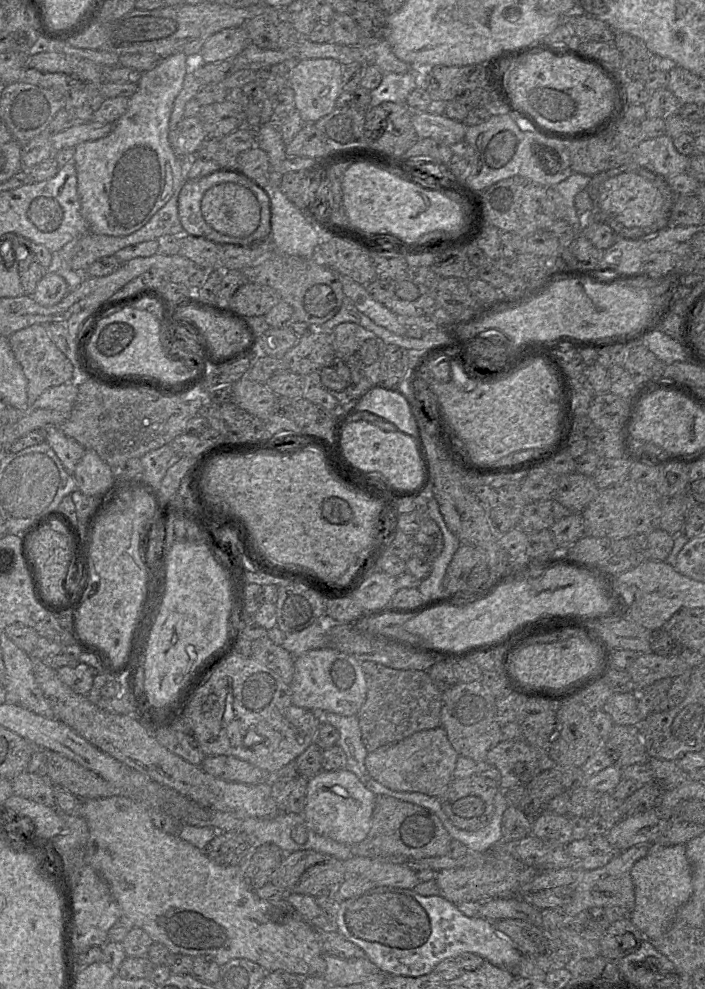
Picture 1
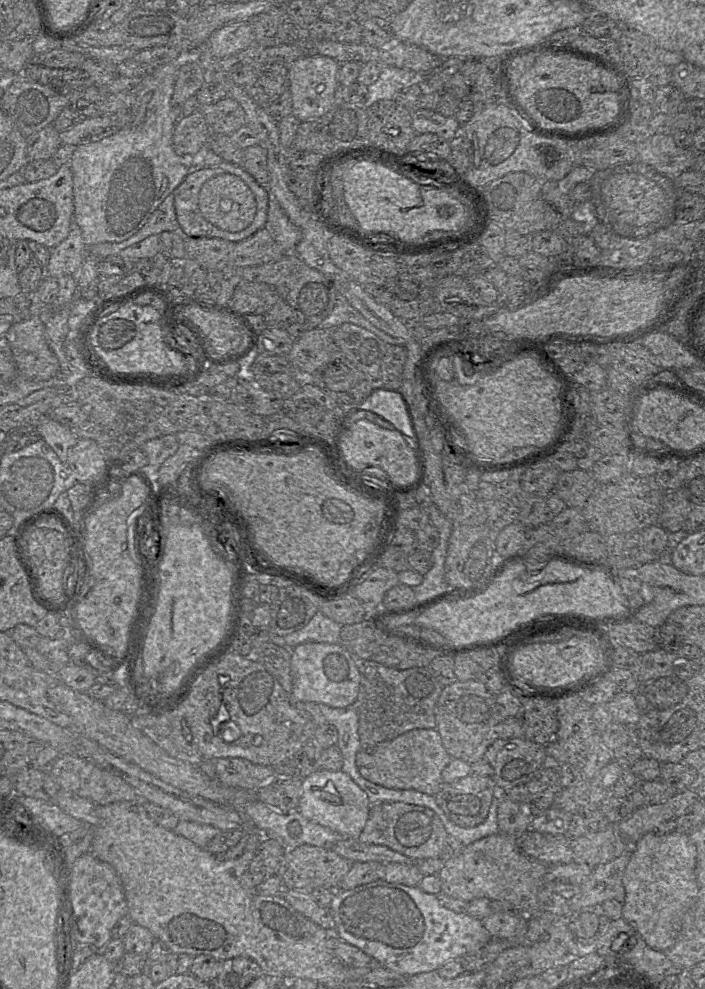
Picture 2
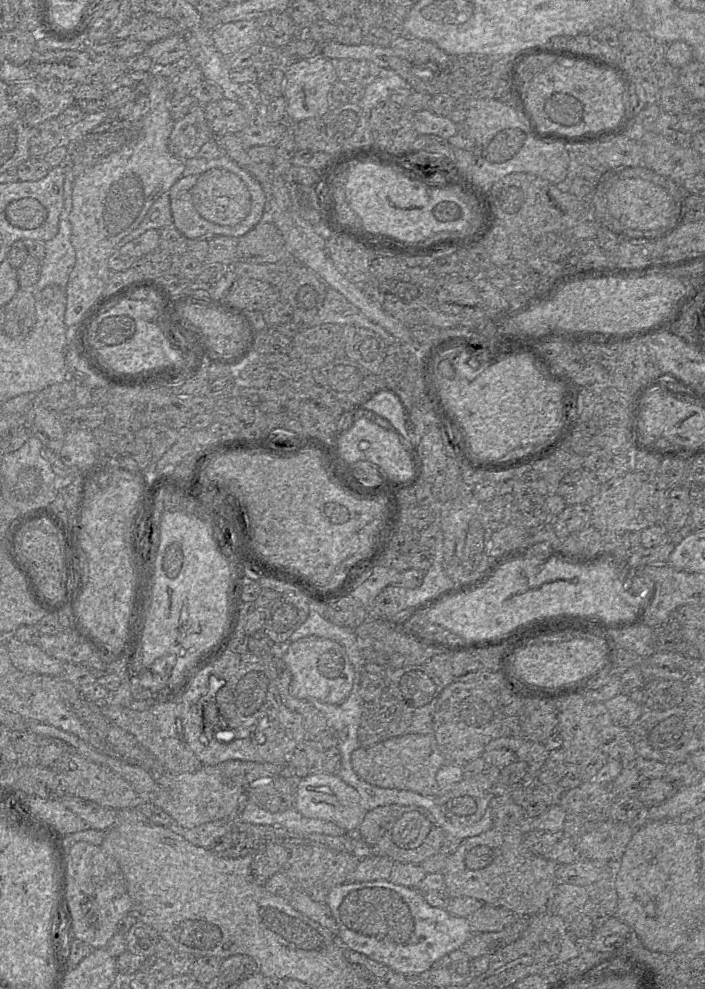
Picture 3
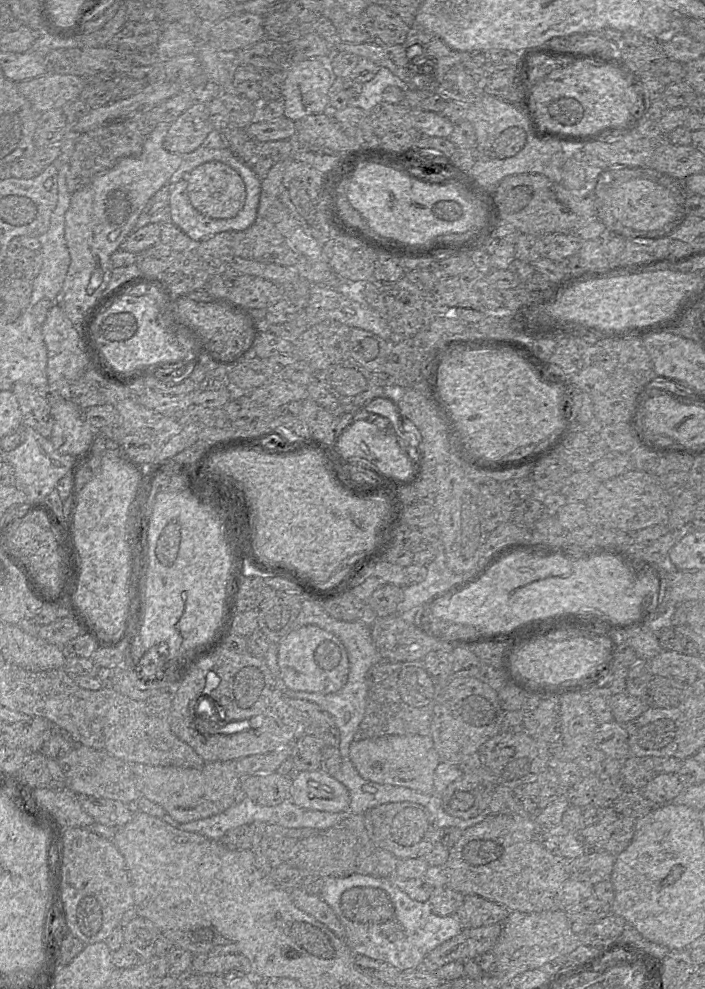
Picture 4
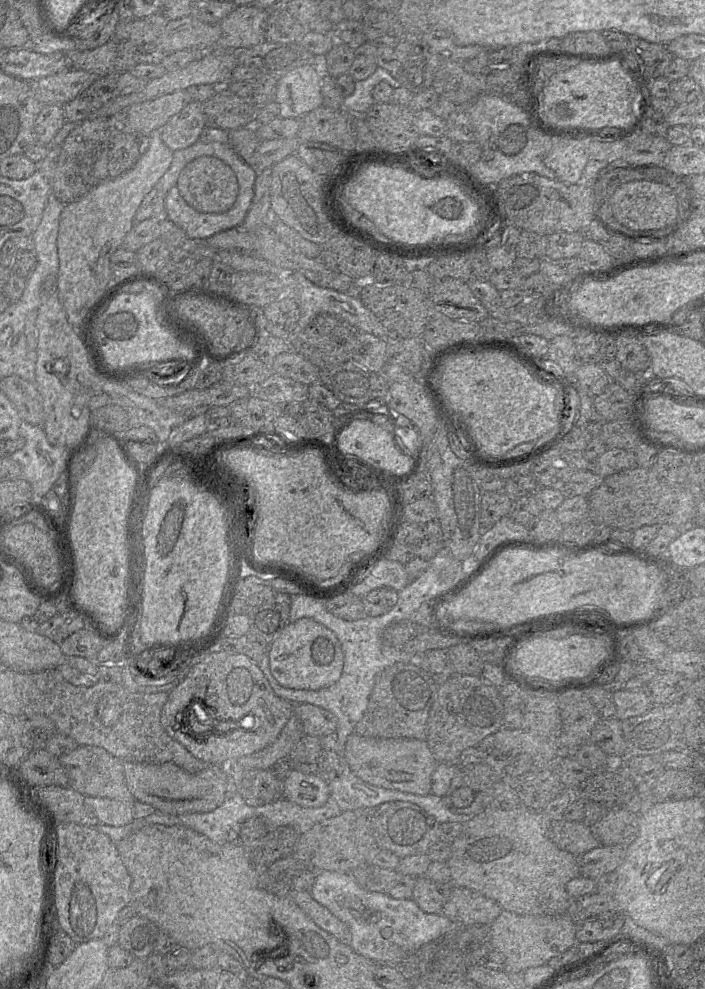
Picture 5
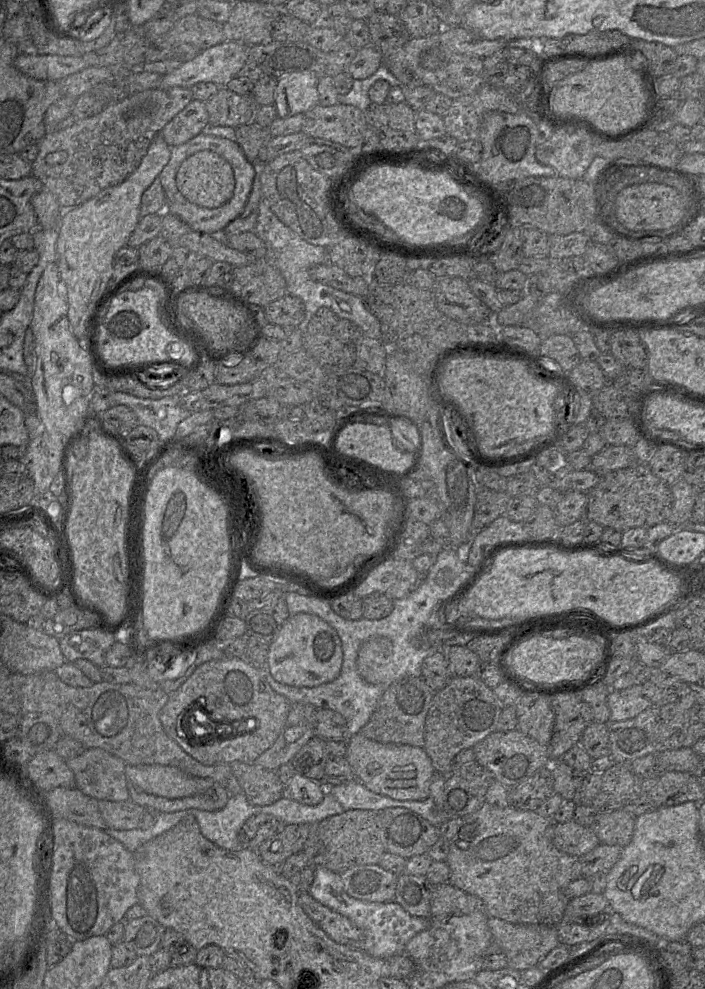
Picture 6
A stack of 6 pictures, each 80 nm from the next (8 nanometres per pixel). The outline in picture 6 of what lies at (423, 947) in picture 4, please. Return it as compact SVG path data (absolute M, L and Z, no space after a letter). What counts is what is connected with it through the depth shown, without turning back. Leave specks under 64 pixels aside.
M314 867L315 878L309 894L318 902L348 917L365 934L364 951L374 957L390 957L403 954L407 943L419 932L429 927L431 918L412 916L397 902L369 902L350 896L345 888L340 873L325 867Z

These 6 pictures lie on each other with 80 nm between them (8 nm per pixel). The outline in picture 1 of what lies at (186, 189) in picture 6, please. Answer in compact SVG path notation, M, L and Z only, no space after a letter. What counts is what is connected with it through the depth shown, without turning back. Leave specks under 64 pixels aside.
M230 182L214 185L204 193L201 213L215 231L239 238L251 236L261 220L261 207L254 193Z

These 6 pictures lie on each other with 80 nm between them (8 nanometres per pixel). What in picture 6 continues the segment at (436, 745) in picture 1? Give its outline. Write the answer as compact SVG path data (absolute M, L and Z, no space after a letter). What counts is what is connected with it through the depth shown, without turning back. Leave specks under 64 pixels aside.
M360 733L347 739L346 758L355 778L369 790L396 800L425 800L430 797L435 769L423 747L380 743Z

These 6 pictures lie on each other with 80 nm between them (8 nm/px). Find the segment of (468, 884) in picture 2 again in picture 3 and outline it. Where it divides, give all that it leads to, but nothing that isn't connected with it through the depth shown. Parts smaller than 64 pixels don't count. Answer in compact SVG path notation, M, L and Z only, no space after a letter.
M525 826L492 827L478 835L462 839L456 851L447 855L441 871L445 881L444 892L450 898L471 897L485 904L508 909L518 917L529 917L545 911L550 892L557 883L556 868L561 864L541 857L527 848L523 842L524 832Z

